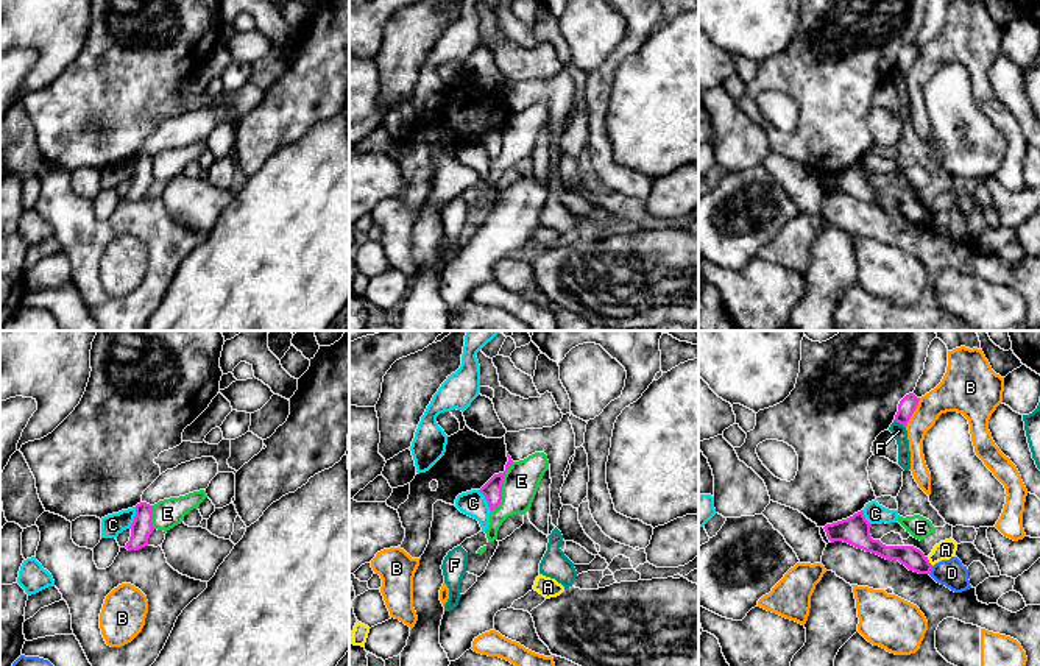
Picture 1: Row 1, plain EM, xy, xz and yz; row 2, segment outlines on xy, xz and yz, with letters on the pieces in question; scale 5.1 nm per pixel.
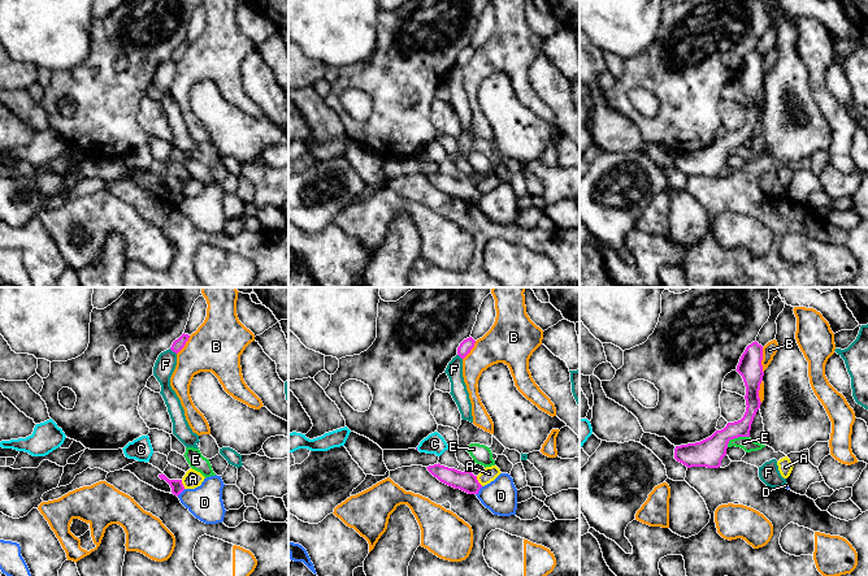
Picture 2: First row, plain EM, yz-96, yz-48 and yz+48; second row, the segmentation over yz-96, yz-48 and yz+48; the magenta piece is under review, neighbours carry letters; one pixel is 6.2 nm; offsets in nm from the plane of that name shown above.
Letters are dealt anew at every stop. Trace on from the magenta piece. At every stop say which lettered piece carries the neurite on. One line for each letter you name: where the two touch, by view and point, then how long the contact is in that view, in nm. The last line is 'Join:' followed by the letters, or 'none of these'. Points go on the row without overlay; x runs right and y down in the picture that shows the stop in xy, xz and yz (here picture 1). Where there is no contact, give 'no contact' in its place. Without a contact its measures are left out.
Join: none of these

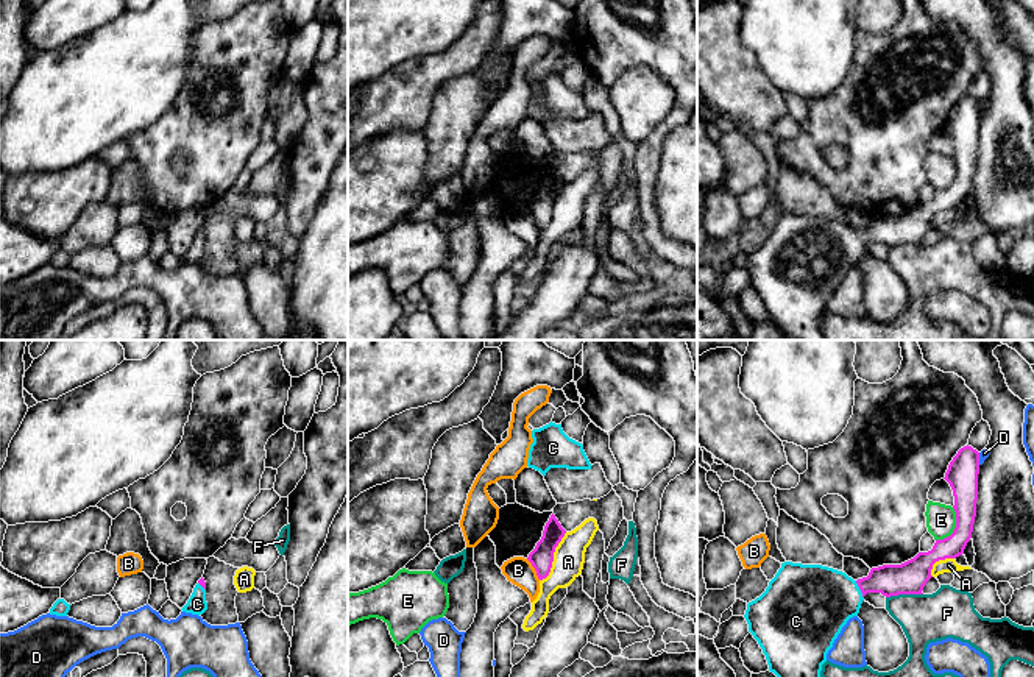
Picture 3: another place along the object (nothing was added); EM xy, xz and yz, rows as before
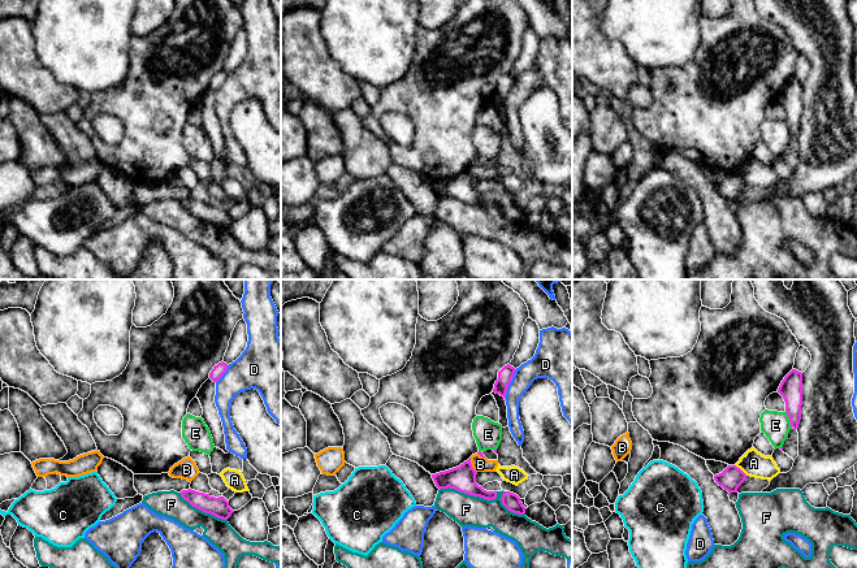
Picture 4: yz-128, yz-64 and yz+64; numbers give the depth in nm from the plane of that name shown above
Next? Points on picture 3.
C: yz (860, 239) | 100 nm
Join: C

